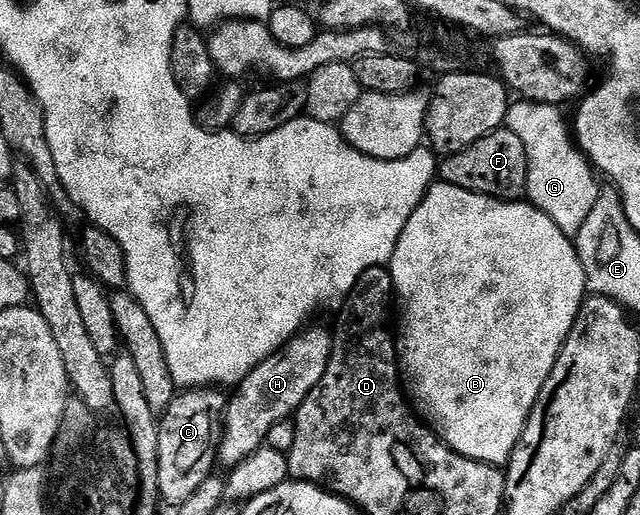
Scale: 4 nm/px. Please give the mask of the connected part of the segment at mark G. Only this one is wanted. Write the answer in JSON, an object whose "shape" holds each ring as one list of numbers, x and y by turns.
{"shape":[[517,100,510,105,504,125,519,137,527,154,526,197,530,205,551,216,556,226,573,238,595,207,601,186,592,163,580,152,568,119,562,113,557,106]]}

